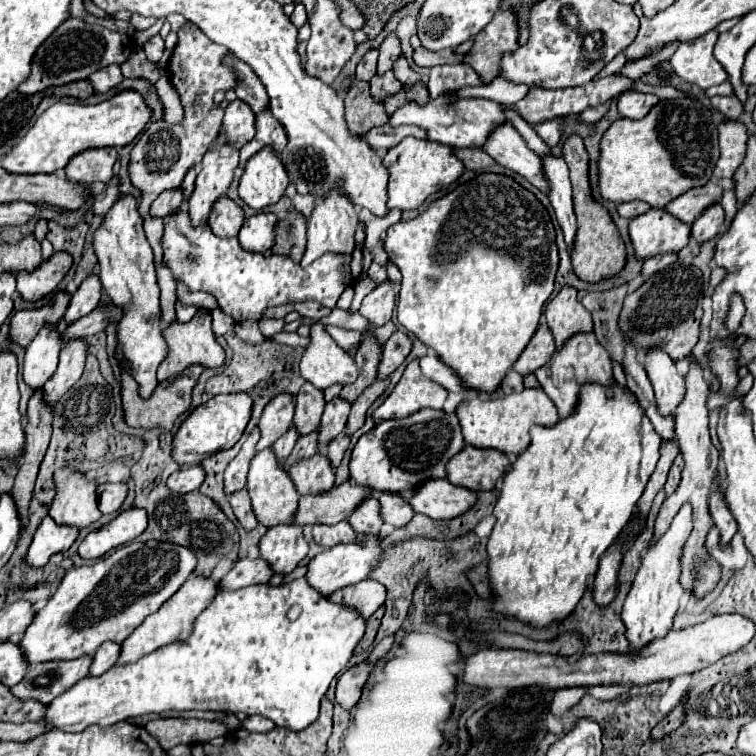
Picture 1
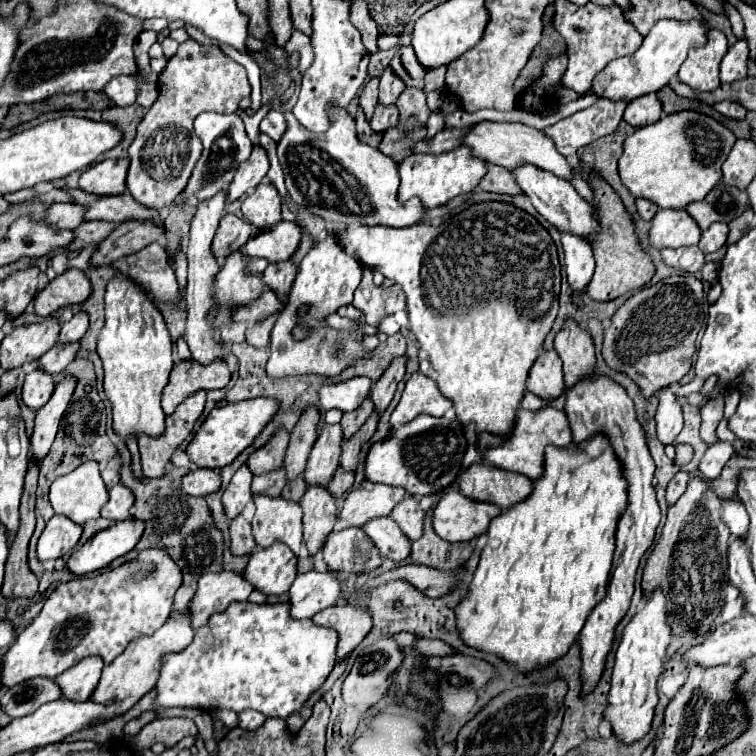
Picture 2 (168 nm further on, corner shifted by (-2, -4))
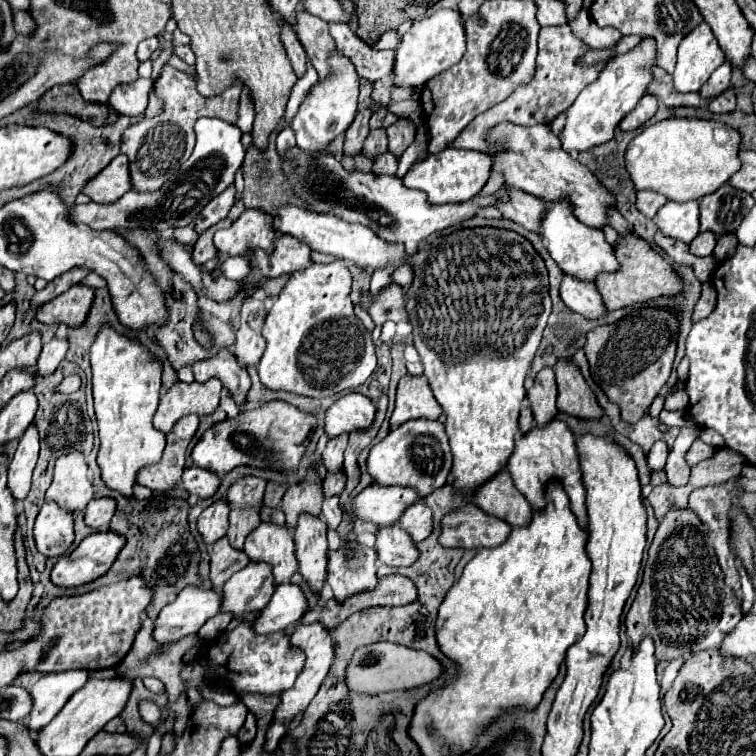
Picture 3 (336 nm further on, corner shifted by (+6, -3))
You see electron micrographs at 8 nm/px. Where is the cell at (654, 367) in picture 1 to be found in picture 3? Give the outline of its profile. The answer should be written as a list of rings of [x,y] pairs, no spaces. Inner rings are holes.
[[[656,442],[656,444],[650,448],[648,458],[646,458],[646,460],[648,460],[648,470],[650,470],[650,474],[662,470],[662,468],[666,466],[666,458],[668,458],[668,448],[666,448],[666,444],[664,444],[664,442]]]

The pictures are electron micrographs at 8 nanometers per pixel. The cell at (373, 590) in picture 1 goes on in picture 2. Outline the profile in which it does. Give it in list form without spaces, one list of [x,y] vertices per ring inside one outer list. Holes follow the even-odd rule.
[[[340,603],[328,607],[312,617],[316,625],[332,627],[340,633],[338,643],[338,661],[344,659],[372,629],[372,611],[368,607],[358,607],[352,603]]]

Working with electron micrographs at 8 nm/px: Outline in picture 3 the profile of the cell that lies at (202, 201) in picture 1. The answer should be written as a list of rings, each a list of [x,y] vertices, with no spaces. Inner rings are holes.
[[[220,350],[218,356],[196,362],[192,366],[192,370],[194,370],[196,382],[208,382],[210,378],[218,378],[222,382],[222,386],[228,388],[236,406],[240,410],[244,410],[246,394],[250,390],[250,376],[248,376],[246,368],[238,366],[238,362],[230,354],[230,350]]]

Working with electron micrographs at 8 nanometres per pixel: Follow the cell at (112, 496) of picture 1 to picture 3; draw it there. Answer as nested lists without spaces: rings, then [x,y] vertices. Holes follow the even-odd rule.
[[[94,498],[88,502],[86,512],[84,512],[84,522],[90,528],[102,528],[106,526],[116,512],[116,502],[110,498]]]

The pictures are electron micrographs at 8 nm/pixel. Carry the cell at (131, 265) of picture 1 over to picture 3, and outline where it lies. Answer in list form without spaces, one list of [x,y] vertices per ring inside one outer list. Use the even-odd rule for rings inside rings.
[[[110,326],[100,328],[98,338],[92,344],[90,362],[94,410],[100,436],[98,466],[102,480],[106,488],[132,498],[138,470],[160,462],[160,454],[166,446],[166,436],[152,426],[152,416],[158,408],[162,366],[152,360],[144,346],[116,334],[116,330]]]

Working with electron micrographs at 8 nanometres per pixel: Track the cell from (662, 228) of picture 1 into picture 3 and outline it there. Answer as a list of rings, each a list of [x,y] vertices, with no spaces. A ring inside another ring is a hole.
[[[690,200],[690,202],[666,202],[658,214],[656,214],[656,224],[658,230],[662,230],[666,236],[672,236],[676,240],[682,240],[686,244],[690,244],[700,230],[700,222],[698,222],[698,200]]]

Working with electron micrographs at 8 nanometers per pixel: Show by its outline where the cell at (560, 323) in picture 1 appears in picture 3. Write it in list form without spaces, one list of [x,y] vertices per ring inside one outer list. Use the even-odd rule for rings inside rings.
[[[560,360],[554,368],[558,384],[558,410],[580,420],[600,420],[604,410],[596,404],[594,392],[584,382],[580,370],[572,362]]]

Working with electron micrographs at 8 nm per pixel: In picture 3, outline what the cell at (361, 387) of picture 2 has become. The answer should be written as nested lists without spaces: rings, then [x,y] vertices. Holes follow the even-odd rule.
[[[346,394],[326,410],[326,436],[336,438],[354,430],[366,430],[376,416],[374,404],[364,394]]]

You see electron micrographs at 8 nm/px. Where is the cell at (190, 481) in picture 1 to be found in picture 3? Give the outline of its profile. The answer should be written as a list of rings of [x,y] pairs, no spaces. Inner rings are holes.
[[[194,466],[194,468],[184,470],[182,484],[188,494],[196,494],[200,498],[210,498],[220,488],[220,476],[210,470],[202,470],[202,468]]]

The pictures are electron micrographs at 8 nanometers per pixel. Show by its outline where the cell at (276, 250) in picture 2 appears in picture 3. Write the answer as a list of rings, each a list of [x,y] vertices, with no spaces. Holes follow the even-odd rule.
[[[280,234],[276,236],[274,252],[268,256],[264,250],[254,250],[252,262],[262,272],[264,278],[278,278],[282,274],[294,274],[310,266],[312,264],[310,254],[312,250],[304,242]]]

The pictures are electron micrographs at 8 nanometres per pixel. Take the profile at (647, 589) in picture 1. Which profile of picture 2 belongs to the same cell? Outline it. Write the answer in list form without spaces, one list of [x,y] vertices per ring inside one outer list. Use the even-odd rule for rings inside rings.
[[[656,587],[648,597],[644,597],[636,615],[624,627],[622,641],[616,649],[612,689],[608,695],[608,709],[604,711],[604,719],[612,725],[612,731],[624,743],[642,739],[650,729],[654,707],[658,703],[656,679],[662,671],[662,659],[666,655],[666,647],[670,645],[670,641],[672,631],[666,617],[666,595],[660,587]]]

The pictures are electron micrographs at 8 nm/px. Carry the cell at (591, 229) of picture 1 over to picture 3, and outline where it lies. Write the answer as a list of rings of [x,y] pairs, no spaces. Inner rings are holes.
[[[636,234],[620,238],[620,246],[616,248],[616,258],[620,262],[620,270],[616,274],[600,274],[596,280],[596,288],[600,290],[604,304],[608,310],[620,310],[638,302],[648,302],[660,296],[678,296],[684,290],[684,280],[674,268],[650,248],[648,242],[640,240]]]

